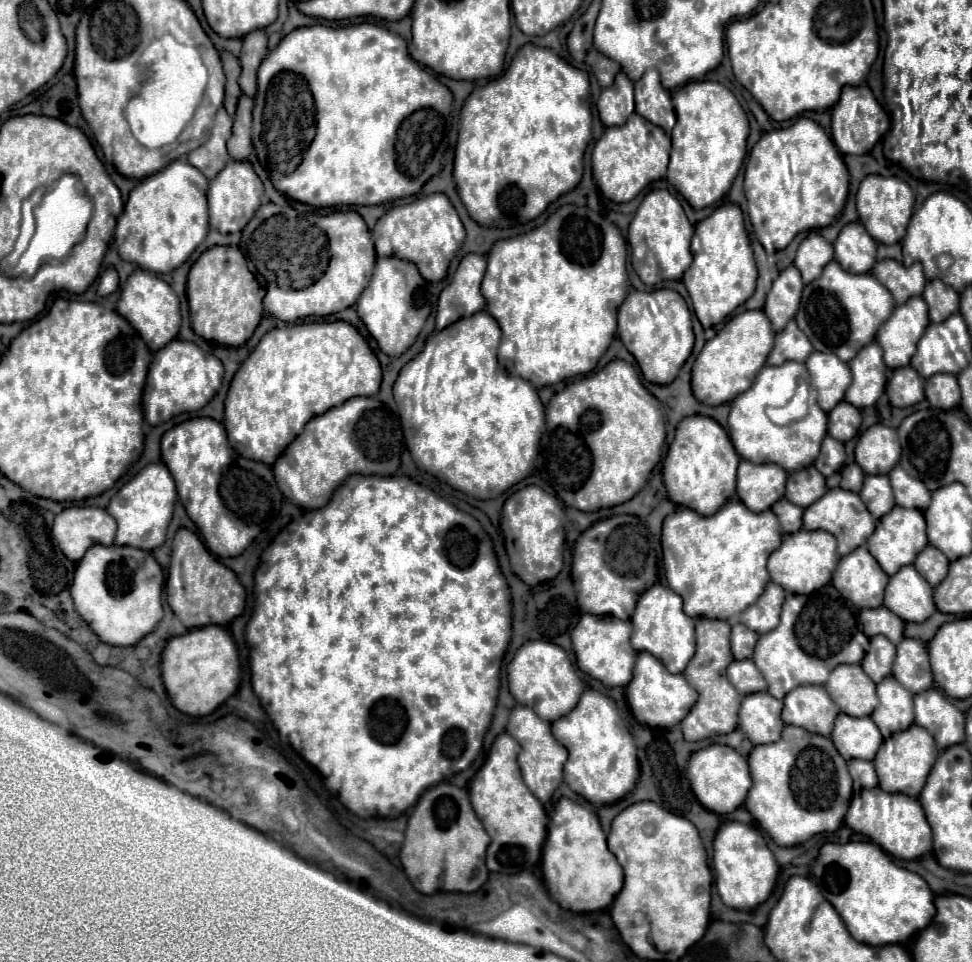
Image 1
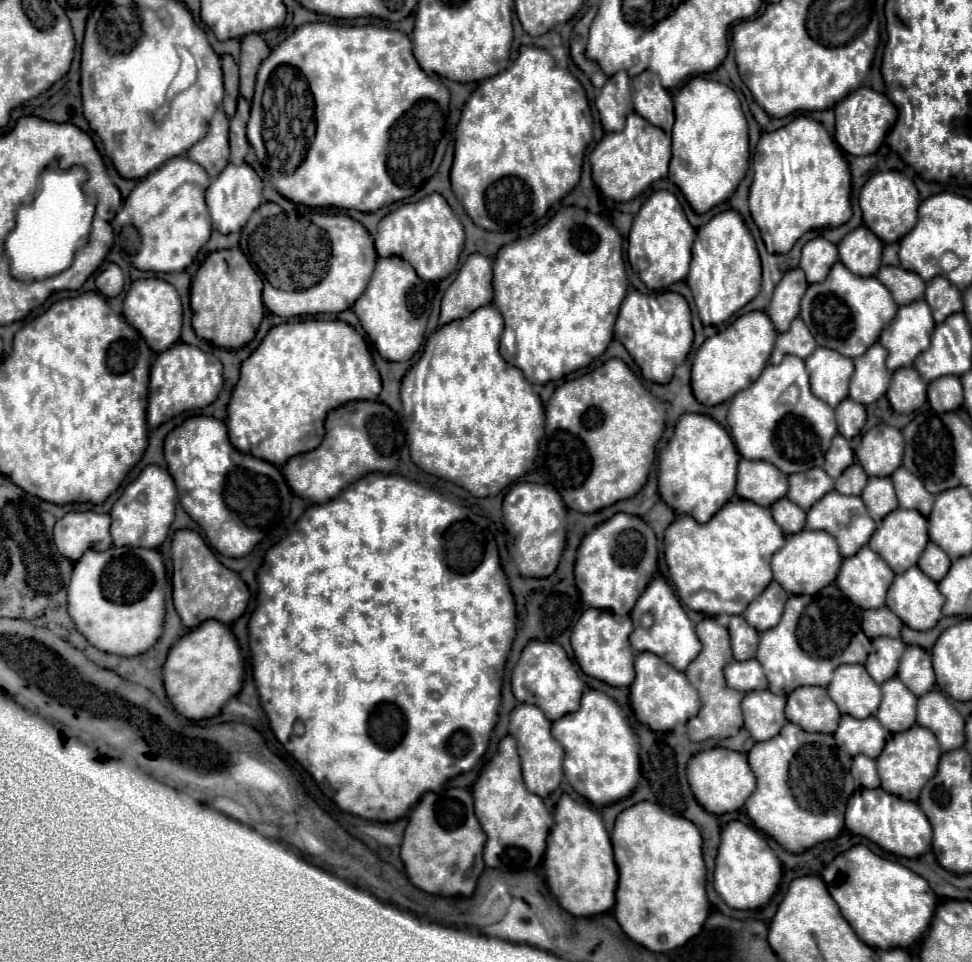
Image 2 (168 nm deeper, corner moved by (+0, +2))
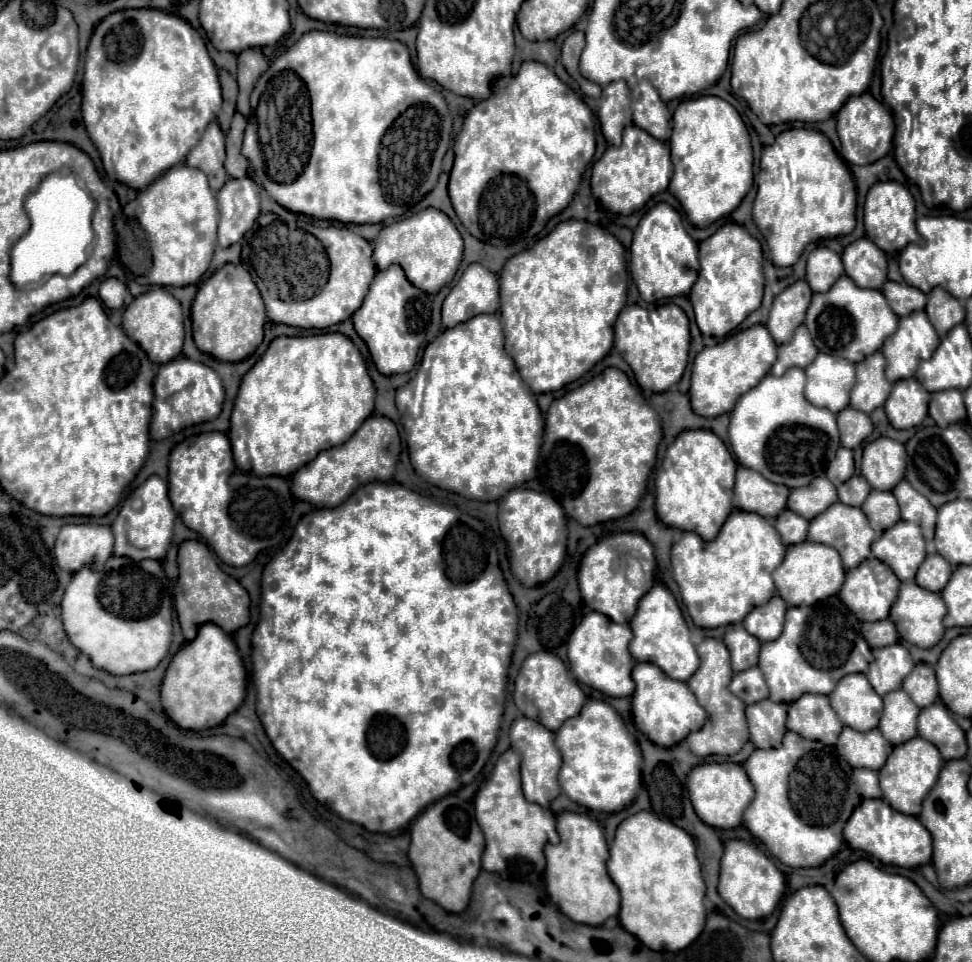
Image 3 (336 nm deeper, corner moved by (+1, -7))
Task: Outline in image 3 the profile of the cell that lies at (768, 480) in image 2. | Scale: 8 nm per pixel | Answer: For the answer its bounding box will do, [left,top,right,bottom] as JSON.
[733,467,789,517]

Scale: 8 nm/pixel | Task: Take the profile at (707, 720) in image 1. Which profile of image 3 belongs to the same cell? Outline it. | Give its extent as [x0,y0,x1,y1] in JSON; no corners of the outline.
[687,637,749,757]

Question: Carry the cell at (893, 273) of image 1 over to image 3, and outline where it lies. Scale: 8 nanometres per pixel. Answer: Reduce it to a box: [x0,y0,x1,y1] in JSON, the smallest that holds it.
[881,281,927,317]

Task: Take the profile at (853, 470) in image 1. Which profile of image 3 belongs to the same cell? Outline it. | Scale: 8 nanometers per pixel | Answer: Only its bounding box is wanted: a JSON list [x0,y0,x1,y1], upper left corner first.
[839,475,871,507]

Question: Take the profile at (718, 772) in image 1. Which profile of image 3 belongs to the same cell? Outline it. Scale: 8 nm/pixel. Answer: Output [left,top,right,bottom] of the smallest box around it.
[687,763,753,829]

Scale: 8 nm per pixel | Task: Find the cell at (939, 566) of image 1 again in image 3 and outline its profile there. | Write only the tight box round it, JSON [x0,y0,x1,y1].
[915,555,951,591]

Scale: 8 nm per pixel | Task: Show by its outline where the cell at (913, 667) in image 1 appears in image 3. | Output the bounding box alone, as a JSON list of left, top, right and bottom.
[903,663,937,707]

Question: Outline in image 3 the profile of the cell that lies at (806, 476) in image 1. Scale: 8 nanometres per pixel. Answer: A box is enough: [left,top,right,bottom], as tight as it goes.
[787,477,837,521]

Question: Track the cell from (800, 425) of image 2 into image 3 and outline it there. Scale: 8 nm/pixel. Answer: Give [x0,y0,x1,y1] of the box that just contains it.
[728,367,839,489]

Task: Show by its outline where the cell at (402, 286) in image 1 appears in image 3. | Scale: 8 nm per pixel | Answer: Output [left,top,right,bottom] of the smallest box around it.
[353,265,431,375]

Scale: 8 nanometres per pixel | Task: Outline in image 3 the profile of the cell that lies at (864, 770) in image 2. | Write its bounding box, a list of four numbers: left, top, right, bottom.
[853,769,881,799]

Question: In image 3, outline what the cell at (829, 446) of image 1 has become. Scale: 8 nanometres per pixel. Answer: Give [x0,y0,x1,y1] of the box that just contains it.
[827,447,855,487]

